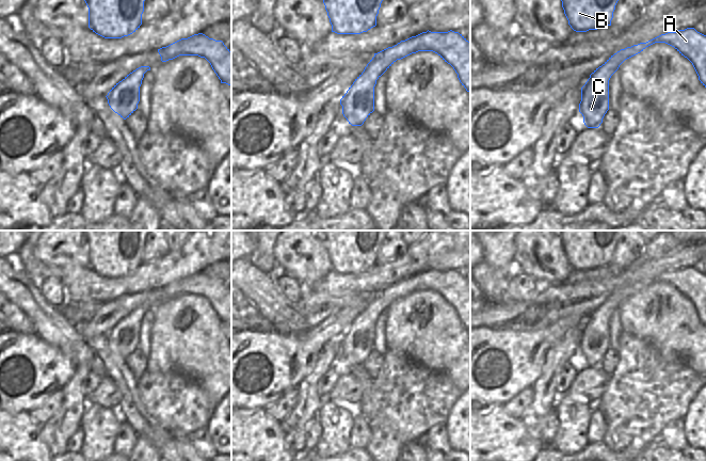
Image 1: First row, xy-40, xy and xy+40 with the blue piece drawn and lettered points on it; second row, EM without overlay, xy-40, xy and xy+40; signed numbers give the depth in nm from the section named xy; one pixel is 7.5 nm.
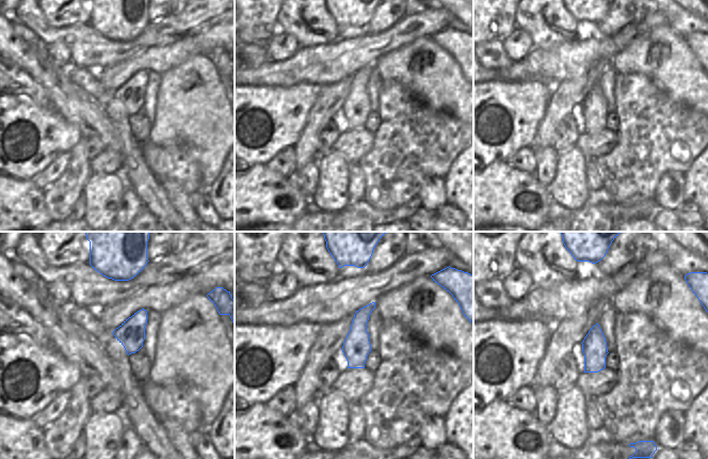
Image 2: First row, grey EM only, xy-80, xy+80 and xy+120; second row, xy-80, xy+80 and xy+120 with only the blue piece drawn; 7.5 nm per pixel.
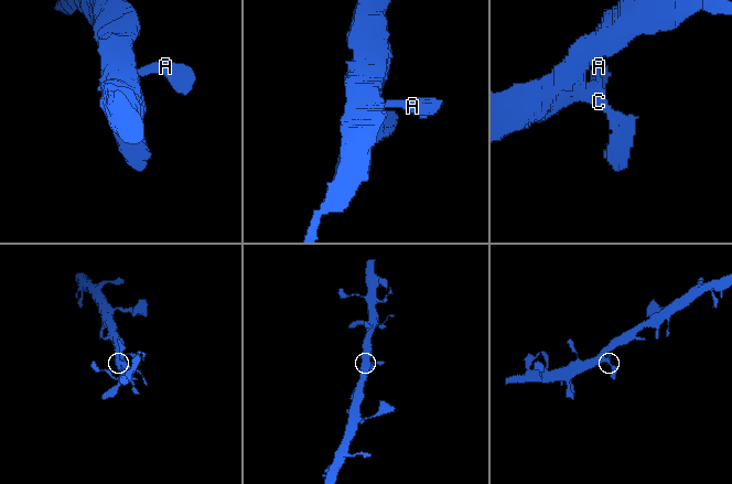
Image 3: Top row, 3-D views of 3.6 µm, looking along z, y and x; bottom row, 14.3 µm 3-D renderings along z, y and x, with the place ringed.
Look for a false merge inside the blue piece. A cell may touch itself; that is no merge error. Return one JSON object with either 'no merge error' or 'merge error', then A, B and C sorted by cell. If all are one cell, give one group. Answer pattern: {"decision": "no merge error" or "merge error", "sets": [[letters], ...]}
{"decision": "no merge error", "sets": [["A", "B", "C"]]}

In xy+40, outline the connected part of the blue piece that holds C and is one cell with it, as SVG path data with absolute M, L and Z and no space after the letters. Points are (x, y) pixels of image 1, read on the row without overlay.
M694 267L661 273L646 282L621 288L596 307L581 327L579 351L588 367L598 367L609 349L609 319L627 298L640 292L655 282L665 282L674 286L693 304L701 322L706 327L706 274Z

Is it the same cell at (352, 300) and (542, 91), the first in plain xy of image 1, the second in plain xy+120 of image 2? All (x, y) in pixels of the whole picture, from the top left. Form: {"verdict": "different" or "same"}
{"verdict": "different"}

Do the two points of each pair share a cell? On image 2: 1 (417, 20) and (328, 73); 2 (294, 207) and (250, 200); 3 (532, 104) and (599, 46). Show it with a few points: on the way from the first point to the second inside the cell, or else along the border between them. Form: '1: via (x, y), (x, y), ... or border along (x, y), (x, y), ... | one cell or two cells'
1: via (395, 37), (351, 54) | one cell
2: via (284, 209), (280, 209), (270, 200), (260, 200) | one cell
3: border along (529, 82), (556, 82) | two cells

